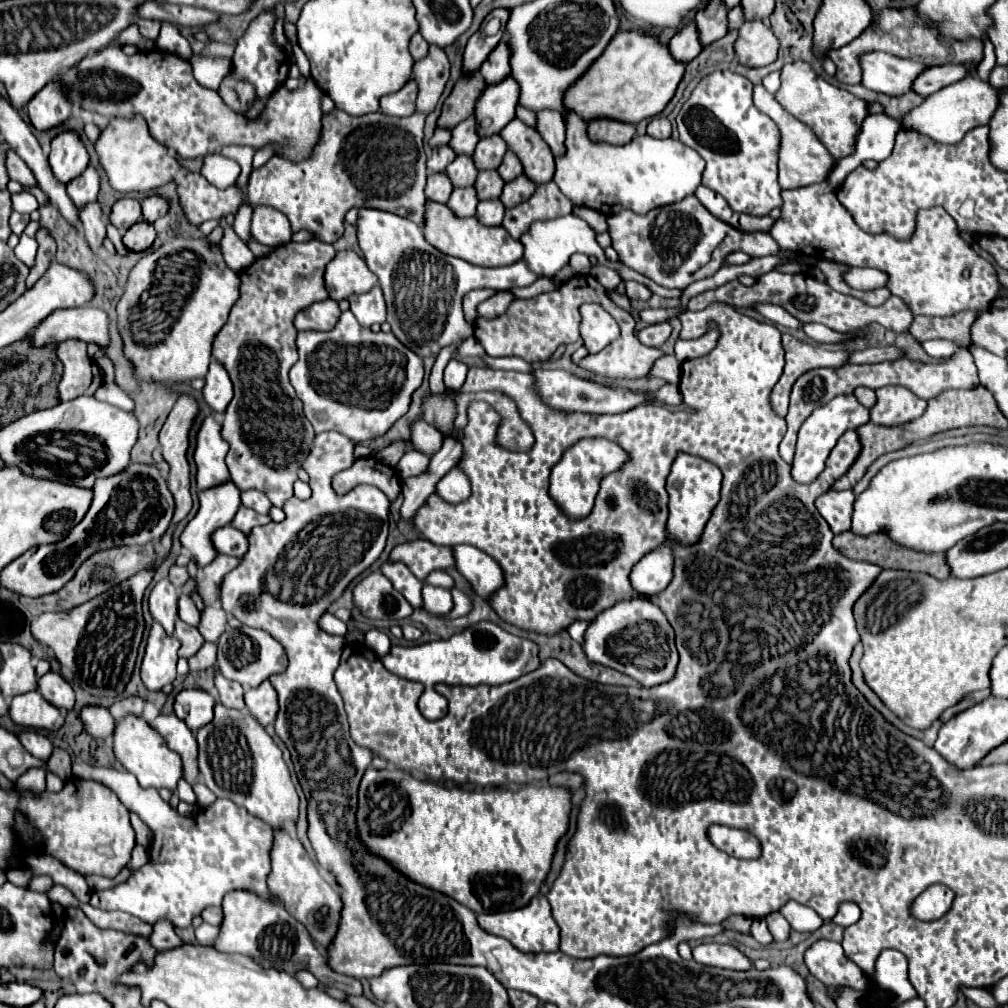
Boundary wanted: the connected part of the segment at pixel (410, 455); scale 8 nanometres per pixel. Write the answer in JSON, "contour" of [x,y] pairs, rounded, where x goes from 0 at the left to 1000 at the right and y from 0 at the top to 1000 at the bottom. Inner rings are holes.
{"contour":[[[407,445],[401,455],[397,455],[397,459],[393,461],[393,469],[397,475],[405,475],[405,473],[413,473],[413,471],[419,471],[425,467],[425,461],[427,461],[427,453],[413,447],[413,445]]]}

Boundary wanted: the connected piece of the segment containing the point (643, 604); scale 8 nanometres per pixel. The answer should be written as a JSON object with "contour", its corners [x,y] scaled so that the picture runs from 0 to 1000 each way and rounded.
{"contour":[[[631,592],[615,596],[605,604],[597,606],[581,624],[577,644],[589,658],[607,662],[615,668],[625,670],[639,682],[661,678],[669,672],[673,660],[673,646],[669,640],[669,624],[661,610],[647,596]]]}

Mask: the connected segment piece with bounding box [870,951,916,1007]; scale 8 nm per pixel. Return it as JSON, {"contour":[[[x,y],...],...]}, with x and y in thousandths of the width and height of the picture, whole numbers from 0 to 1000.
{"contour":[[[875,943],[869,953],[869,967],[863,971],[865,977],[881,981],[887,987],[883,995],[889,999],[895,993],[909,989],[907,979],[901,975],[901,955],[893,943]]]}

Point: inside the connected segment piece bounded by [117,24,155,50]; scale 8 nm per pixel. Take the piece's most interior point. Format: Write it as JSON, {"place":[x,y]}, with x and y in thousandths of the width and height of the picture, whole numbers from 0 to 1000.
{"place":[130,35]}

